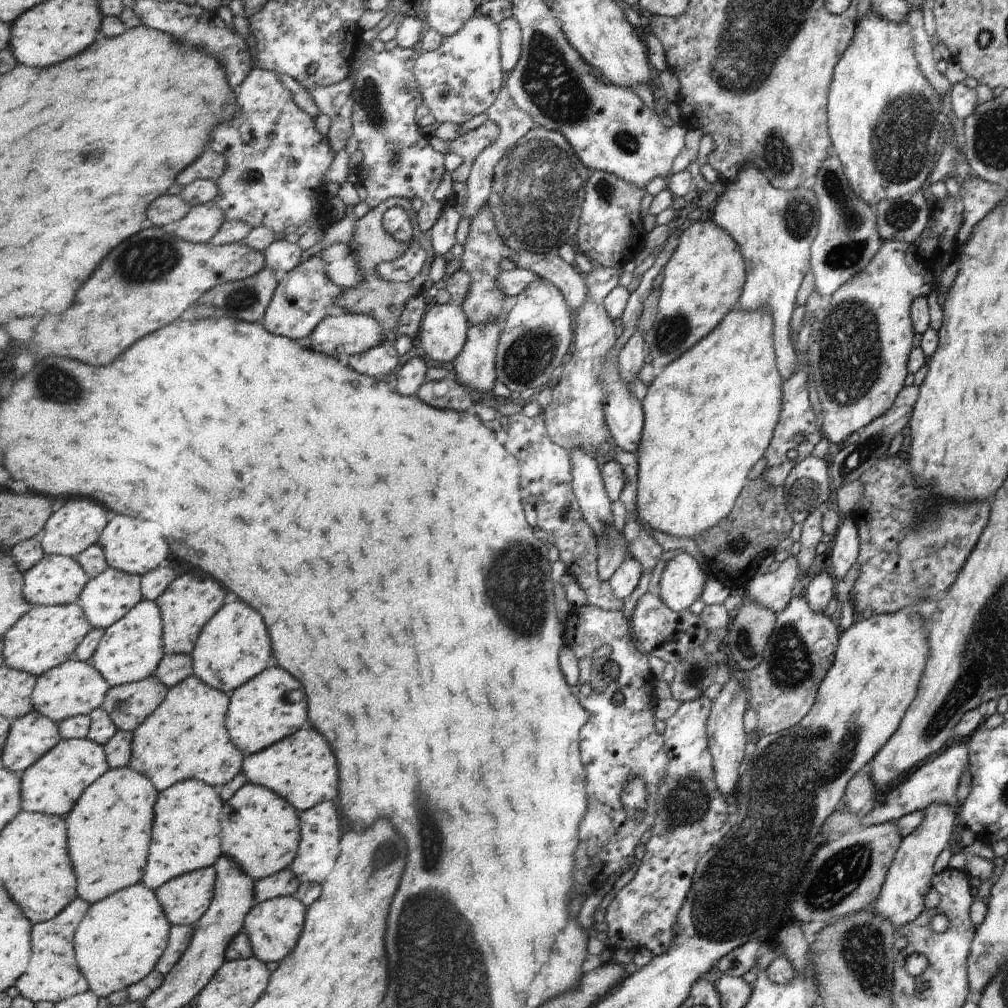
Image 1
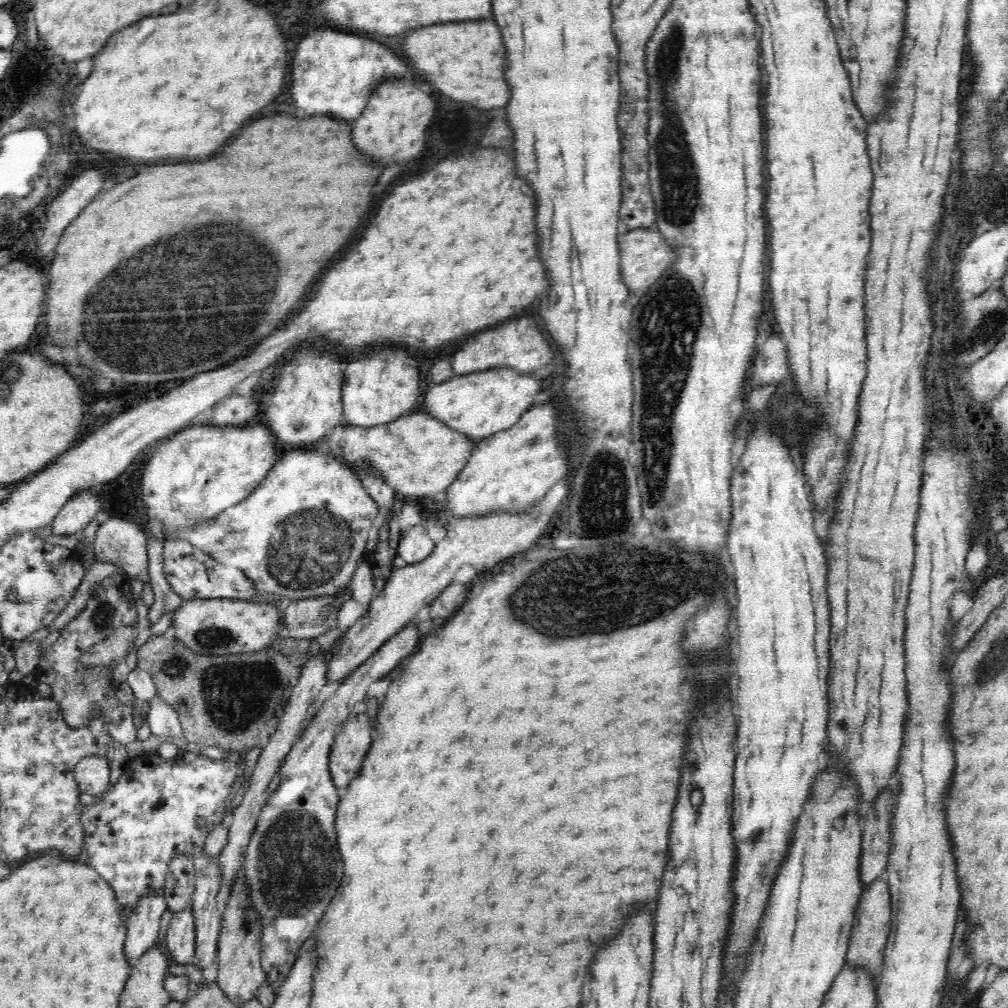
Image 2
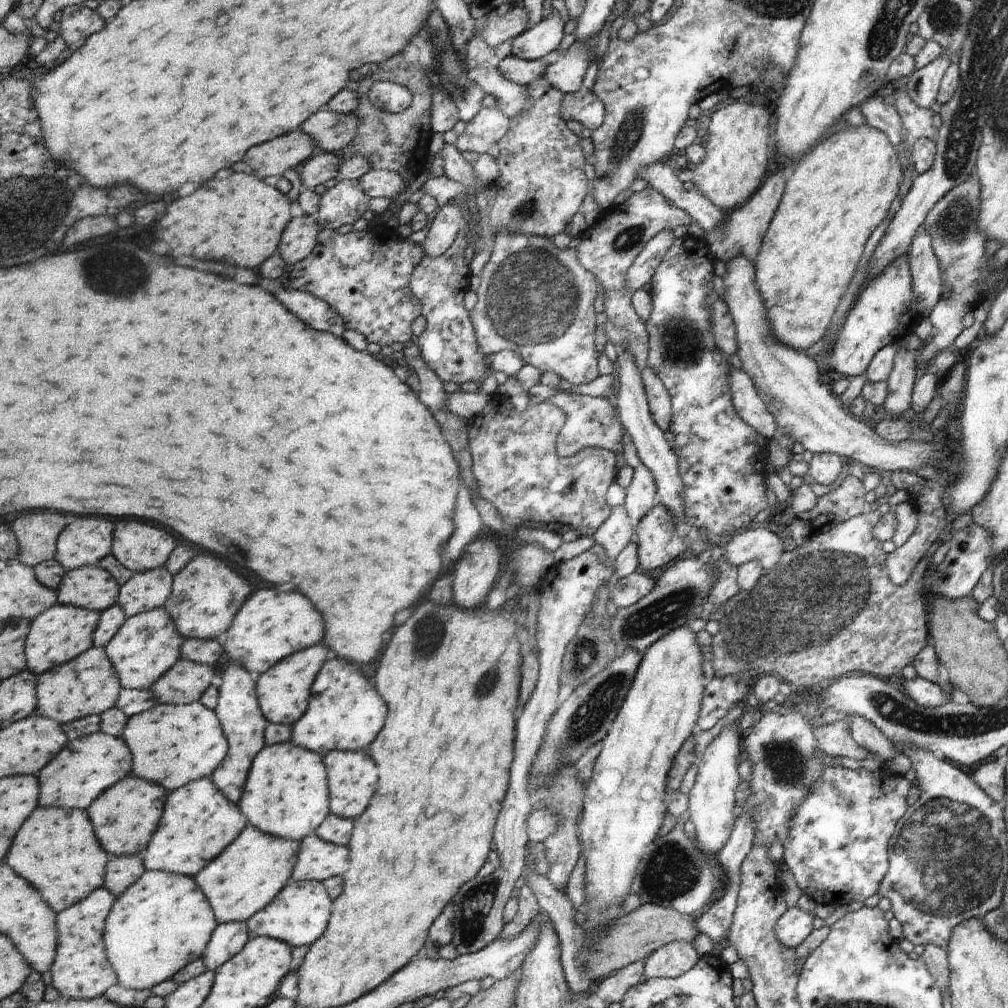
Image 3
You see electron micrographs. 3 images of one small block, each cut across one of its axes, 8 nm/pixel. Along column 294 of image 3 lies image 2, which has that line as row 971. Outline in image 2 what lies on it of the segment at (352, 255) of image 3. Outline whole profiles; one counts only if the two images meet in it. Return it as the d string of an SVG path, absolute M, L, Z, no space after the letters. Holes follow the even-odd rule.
M413 622L384 644L380 652L364 662L348 682L324 701L288 754L279 772L279 787L270 795L258 819L245 851L245 869L252 885L250 898L263 916L261 963L274 989L284 982L298 951L312 935L310 932L342 880L342 860L340 856L330 856L338 854L334 822L340 798L329 767L332 745L356 704L364 702L368 688L384 680L404 662L404 658L418 648L420 639Z

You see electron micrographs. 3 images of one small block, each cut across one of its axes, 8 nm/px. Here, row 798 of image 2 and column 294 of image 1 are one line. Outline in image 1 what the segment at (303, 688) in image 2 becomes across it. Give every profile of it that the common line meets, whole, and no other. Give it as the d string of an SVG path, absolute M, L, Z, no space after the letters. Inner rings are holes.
M283 237L267 248L264 253L268 260L267 266L280 276L298 268L304 258L304 252L298 243L288 242Z

